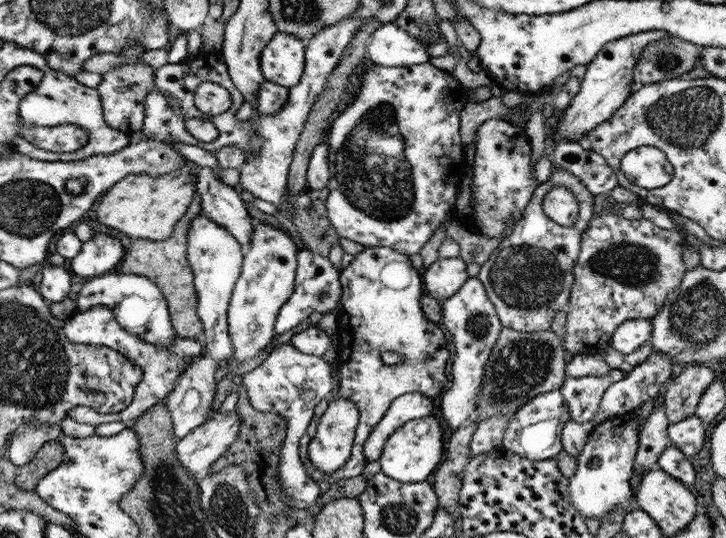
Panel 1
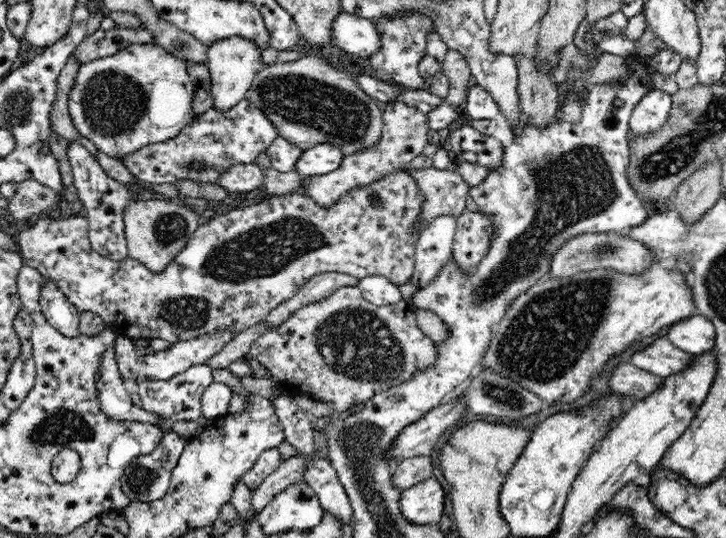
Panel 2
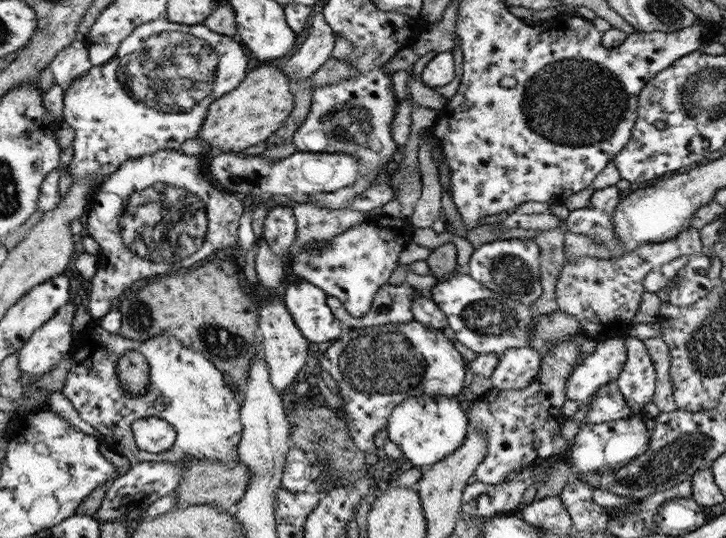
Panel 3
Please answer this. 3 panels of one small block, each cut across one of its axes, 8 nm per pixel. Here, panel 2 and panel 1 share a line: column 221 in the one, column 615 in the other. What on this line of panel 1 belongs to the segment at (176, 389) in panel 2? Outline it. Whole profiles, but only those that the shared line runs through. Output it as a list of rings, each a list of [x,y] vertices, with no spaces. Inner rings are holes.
[[[610,369],[604,376],[566,376],[560,392],[568,403],[570,419],[576,422],[592,420],[606,389],[622,380],[625,373],[622,369]]]

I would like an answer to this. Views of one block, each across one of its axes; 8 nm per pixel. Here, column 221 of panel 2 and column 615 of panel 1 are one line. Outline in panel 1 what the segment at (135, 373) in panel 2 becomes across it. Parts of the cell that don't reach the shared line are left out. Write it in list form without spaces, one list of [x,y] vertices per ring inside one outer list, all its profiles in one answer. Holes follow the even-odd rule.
[[[634,319],[626,320],[613,332],[610,344],[620,355],[633,355],[652,336],[651,320]]]

